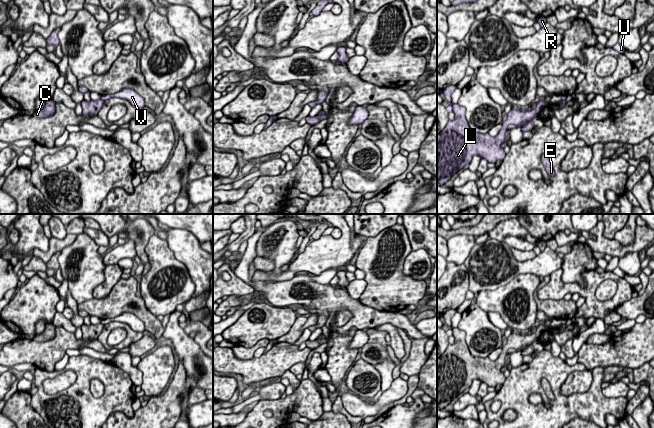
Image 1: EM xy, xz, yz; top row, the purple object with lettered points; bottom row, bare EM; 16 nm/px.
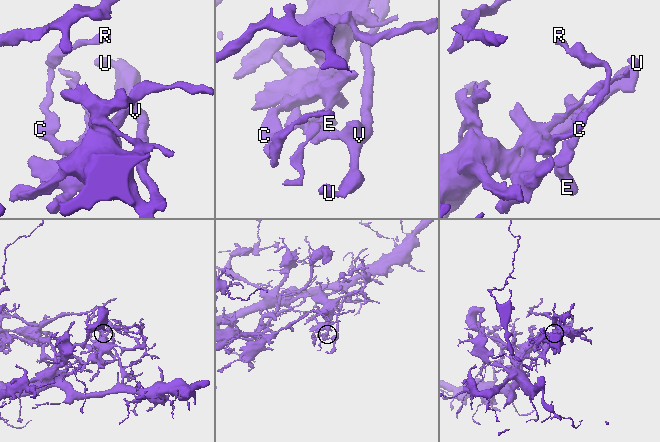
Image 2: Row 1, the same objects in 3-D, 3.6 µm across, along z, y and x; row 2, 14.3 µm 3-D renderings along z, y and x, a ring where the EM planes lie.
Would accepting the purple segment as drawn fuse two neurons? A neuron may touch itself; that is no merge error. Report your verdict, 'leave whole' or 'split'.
split

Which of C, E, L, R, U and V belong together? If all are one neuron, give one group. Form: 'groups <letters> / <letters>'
groups C E L R / U V

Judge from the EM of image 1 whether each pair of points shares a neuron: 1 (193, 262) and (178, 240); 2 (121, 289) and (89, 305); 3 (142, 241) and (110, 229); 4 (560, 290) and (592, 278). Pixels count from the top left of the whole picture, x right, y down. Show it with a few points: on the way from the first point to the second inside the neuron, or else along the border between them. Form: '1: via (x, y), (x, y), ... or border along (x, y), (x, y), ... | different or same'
1: via (193, 257), (183, 245) | same
2: via (113, 297), (105, 305), (97, 305) | same
3: via (134, 233), (128, 227), (118, 227) | same
4: via (569, 289), (586, 290), (589, 287) | same

